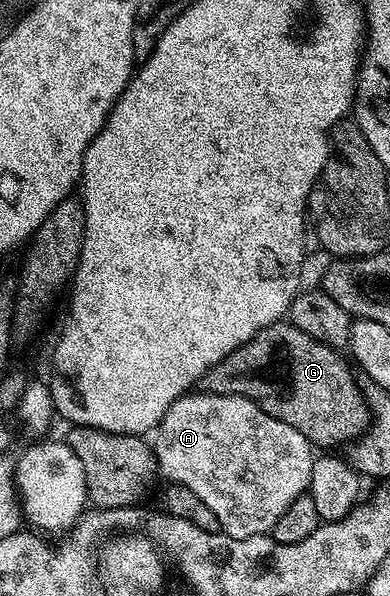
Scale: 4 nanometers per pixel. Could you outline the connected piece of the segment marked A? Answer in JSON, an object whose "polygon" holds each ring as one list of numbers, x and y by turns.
{"polygon":[[195,394,180,395,177,401,173,401,173,405,169,405,165,417,154,432,153,450,155,460,159,462,159,475,162,478,167,478,167,481,171,483,185,485,185,489,193,489,193,493,197,493,197,497,201,497,201,501,205,501,205,505,209,505,209,509,213,509,213,514,217,517,222,534,234,539,248,539,254,535,268,534,274,527,277,517,281,517,281,513,285,513,285,509,289,509,289,505,293,505,293,501,297,501,297,497,301,497,310,488,311,470,316,460,316,456,311,455,313,444,301,433,297,433,297,429,293,429,293,425,285,425,285,421,277,421,277,417,269,417,269,413,260,409,252,399,246,399,240,395]]}

